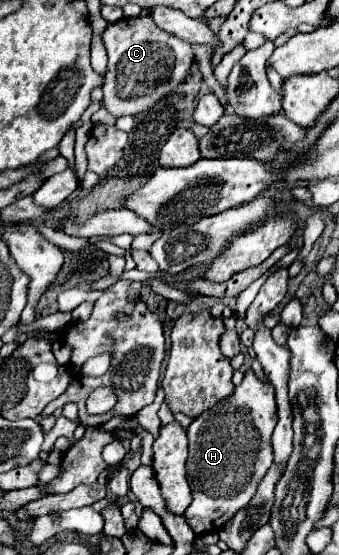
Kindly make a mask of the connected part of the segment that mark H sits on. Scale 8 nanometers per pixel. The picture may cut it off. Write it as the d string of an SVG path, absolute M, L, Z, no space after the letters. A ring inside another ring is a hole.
M253 369L245 371L245 379L235 387L233 395L213 405L209 411L201 413L193 419L187 429L189 435L189 461L187 461L187 477L193 491L193 501L185 511L189 517L189 525L193 525L195 533L213 533L225 525L239 509L249 505L253 495L257 493L257 485L273 463L273 445L271 433L277 423L277 405L275 405L275 387L269 381L263 381L255 375Z

